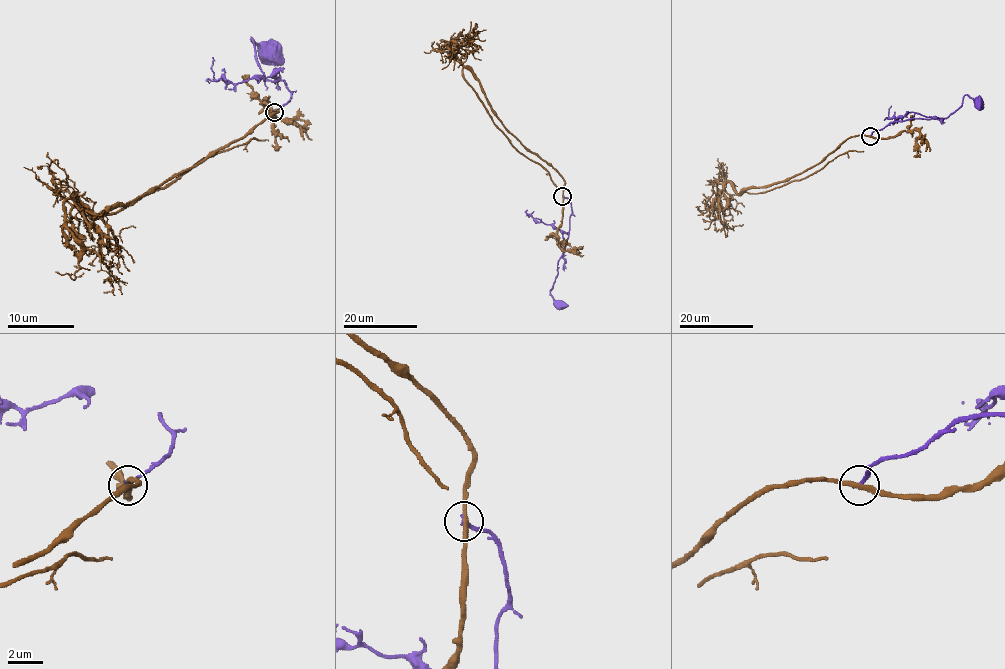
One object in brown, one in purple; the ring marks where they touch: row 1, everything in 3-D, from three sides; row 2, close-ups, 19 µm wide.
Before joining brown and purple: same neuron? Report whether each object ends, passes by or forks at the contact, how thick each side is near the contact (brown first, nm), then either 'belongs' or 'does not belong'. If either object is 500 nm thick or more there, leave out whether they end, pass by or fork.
brown passes by; purple ends; calibres 280 and 220 nm; belongs

